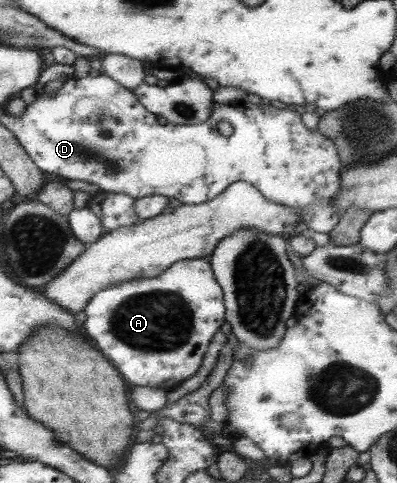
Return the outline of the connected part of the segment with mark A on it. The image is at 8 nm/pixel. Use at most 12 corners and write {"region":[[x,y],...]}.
{"region":[[210,258],[92,298],[86,335],[170,392],[227,322]]}

